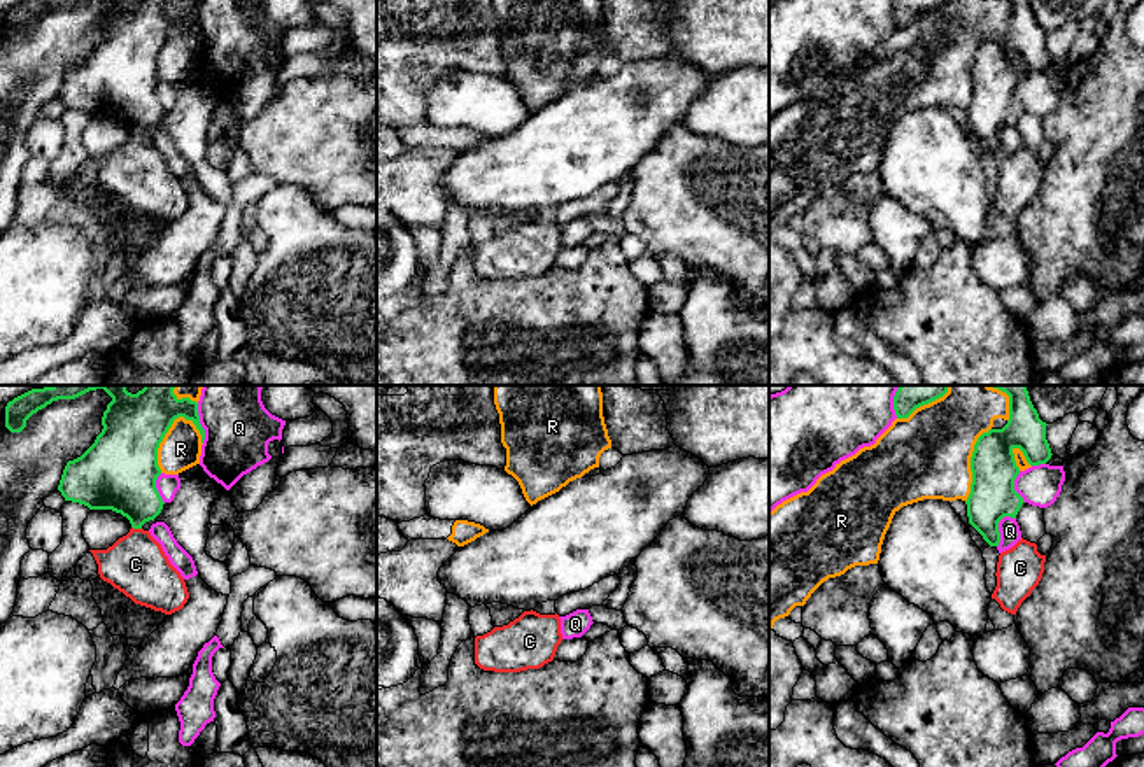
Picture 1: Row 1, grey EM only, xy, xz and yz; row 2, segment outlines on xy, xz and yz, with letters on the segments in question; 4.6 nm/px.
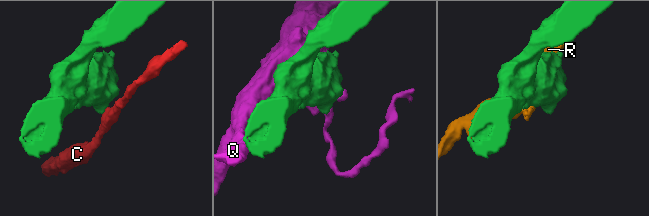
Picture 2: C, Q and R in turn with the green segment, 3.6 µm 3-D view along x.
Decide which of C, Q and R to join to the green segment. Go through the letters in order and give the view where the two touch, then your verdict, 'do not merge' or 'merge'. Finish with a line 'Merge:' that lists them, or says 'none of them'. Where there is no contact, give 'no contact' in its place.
C: meets green in xy; do not merge
Q: meets green in yz; do not merge
R: meets green in xy; do not merge
Merge: none of them

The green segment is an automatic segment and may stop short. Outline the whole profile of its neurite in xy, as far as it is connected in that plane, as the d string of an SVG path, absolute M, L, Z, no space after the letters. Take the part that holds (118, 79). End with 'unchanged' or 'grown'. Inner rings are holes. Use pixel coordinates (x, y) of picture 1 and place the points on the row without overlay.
M107 0L112 9L102 40L77 67L68 68L58 98L65 109L89 117L112 117L142 137L163 117L156 96L161 82L158 56L173 28L191 28L205 47L198 11L173 0Z; unchanged

